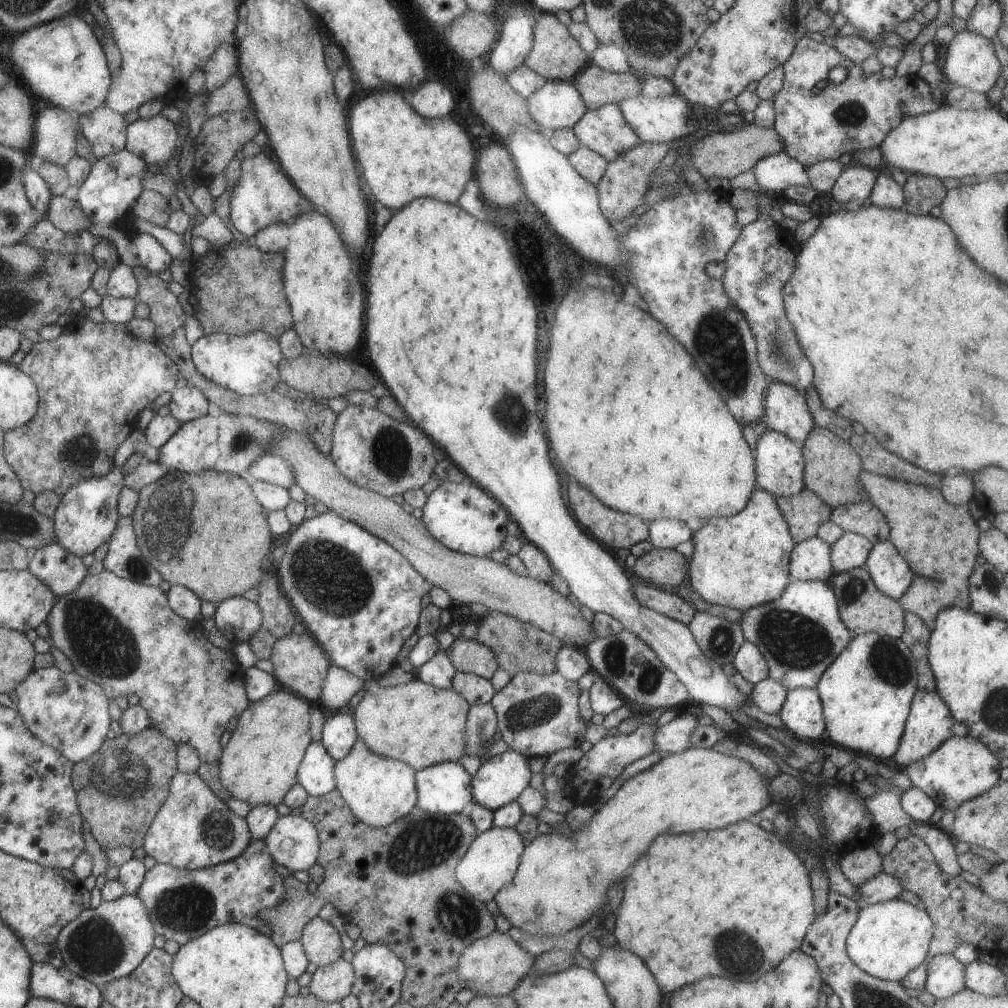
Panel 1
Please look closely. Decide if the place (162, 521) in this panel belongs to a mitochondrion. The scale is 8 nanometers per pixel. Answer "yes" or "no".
yes

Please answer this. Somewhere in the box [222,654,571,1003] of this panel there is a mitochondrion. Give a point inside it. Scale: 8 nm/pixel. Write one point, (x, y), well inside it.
(436, 840)

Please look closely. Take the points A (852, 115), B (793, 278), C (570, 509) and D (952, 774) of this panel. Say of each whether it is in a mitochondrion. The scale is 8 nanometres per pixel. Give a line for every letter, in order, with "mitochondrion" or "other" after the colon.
A: mitochondrion
B: other
C: other
D: other

